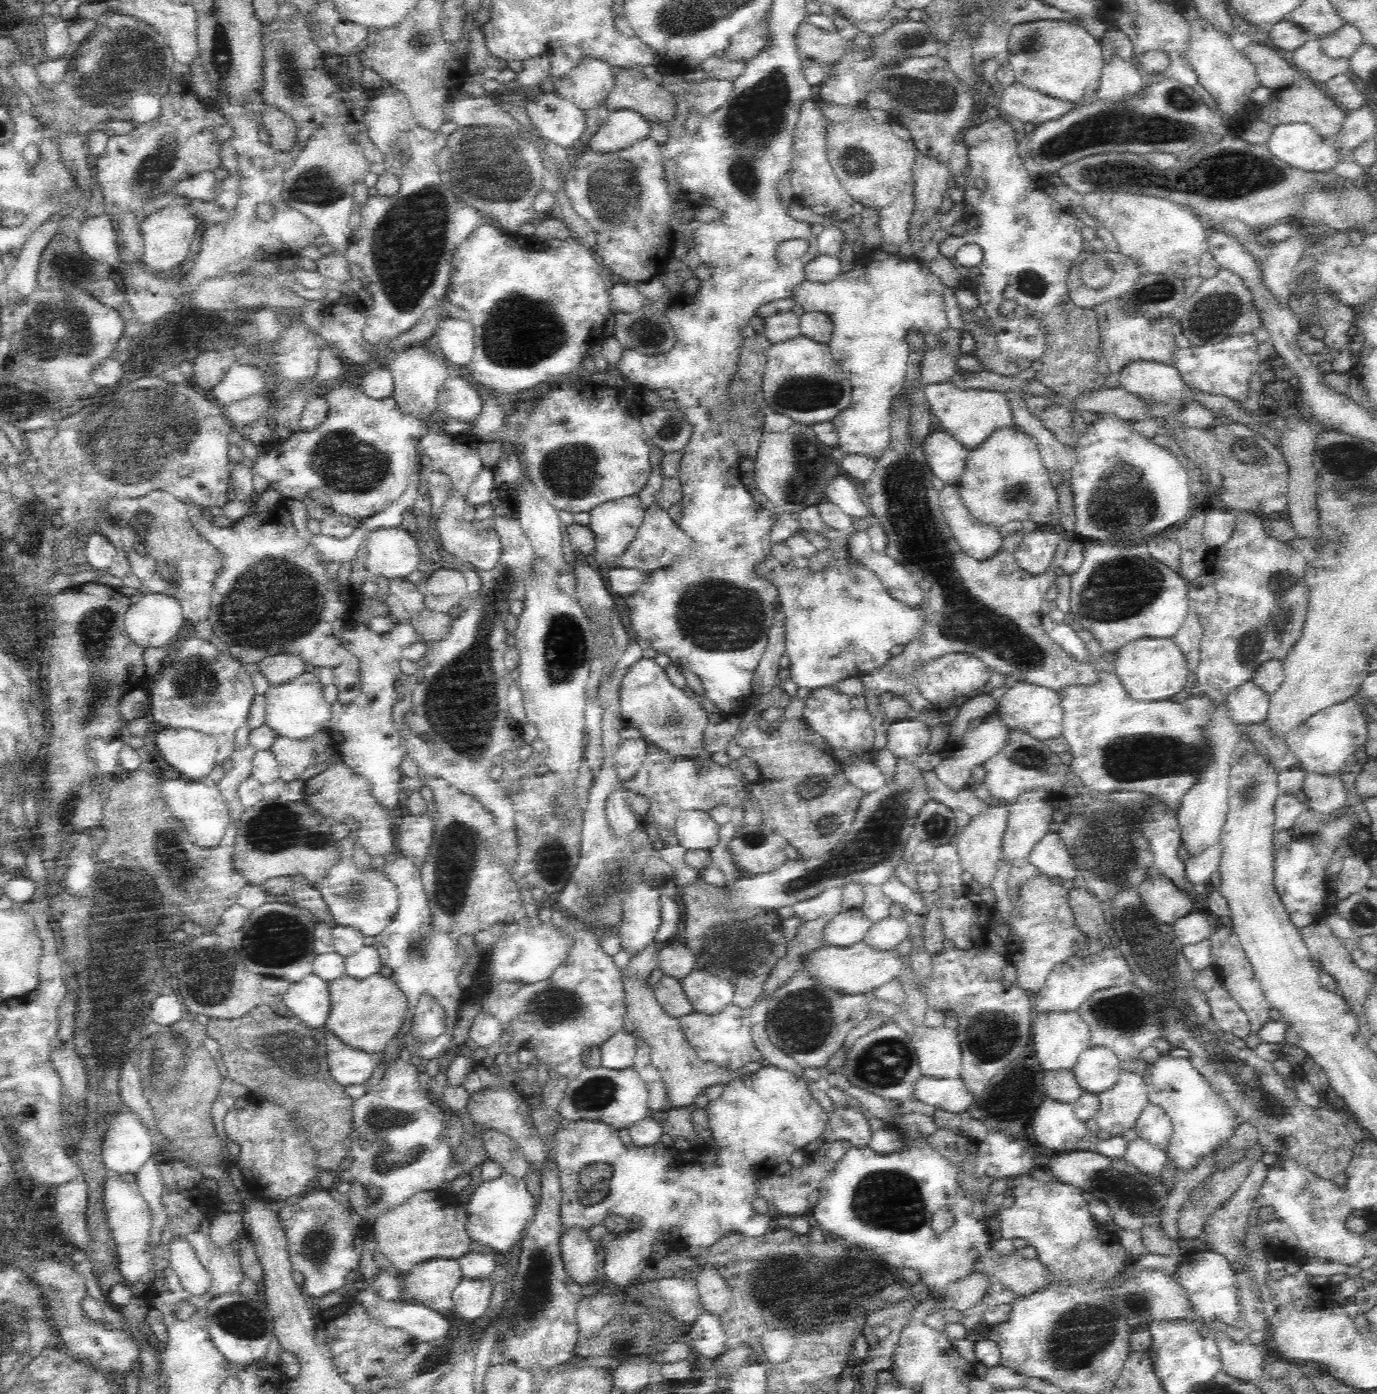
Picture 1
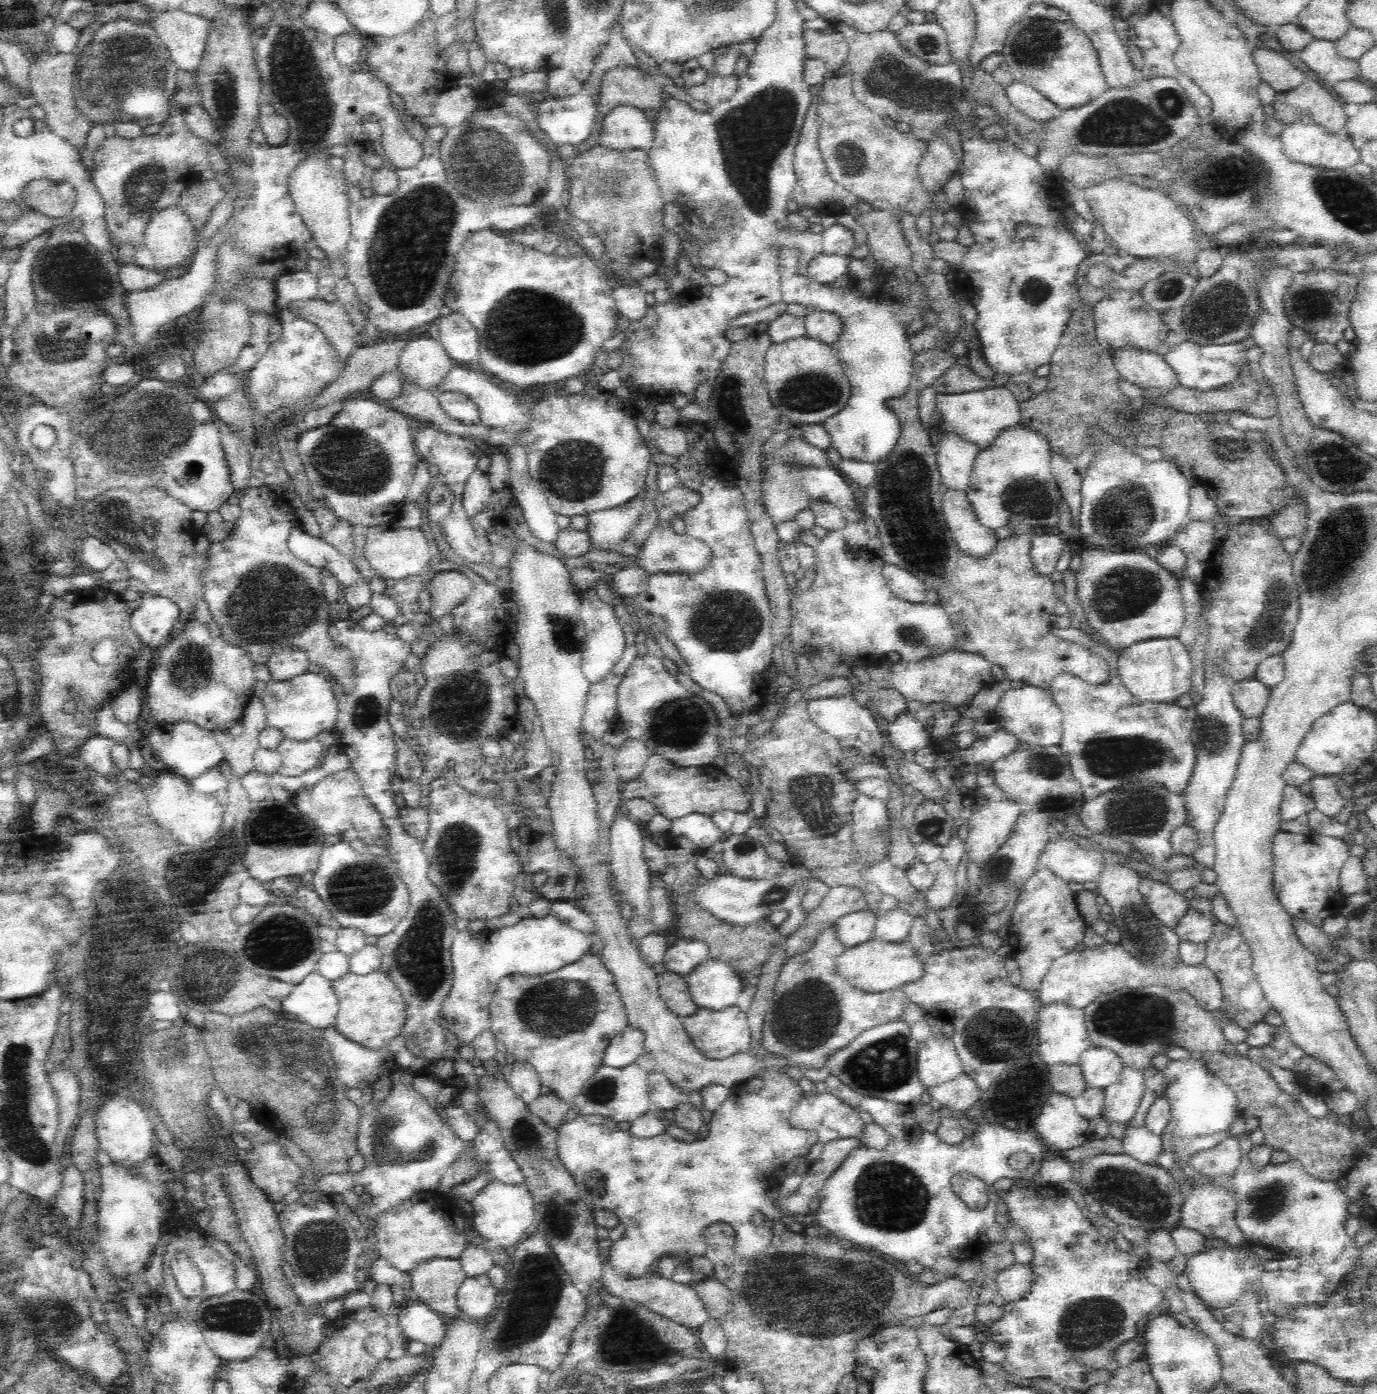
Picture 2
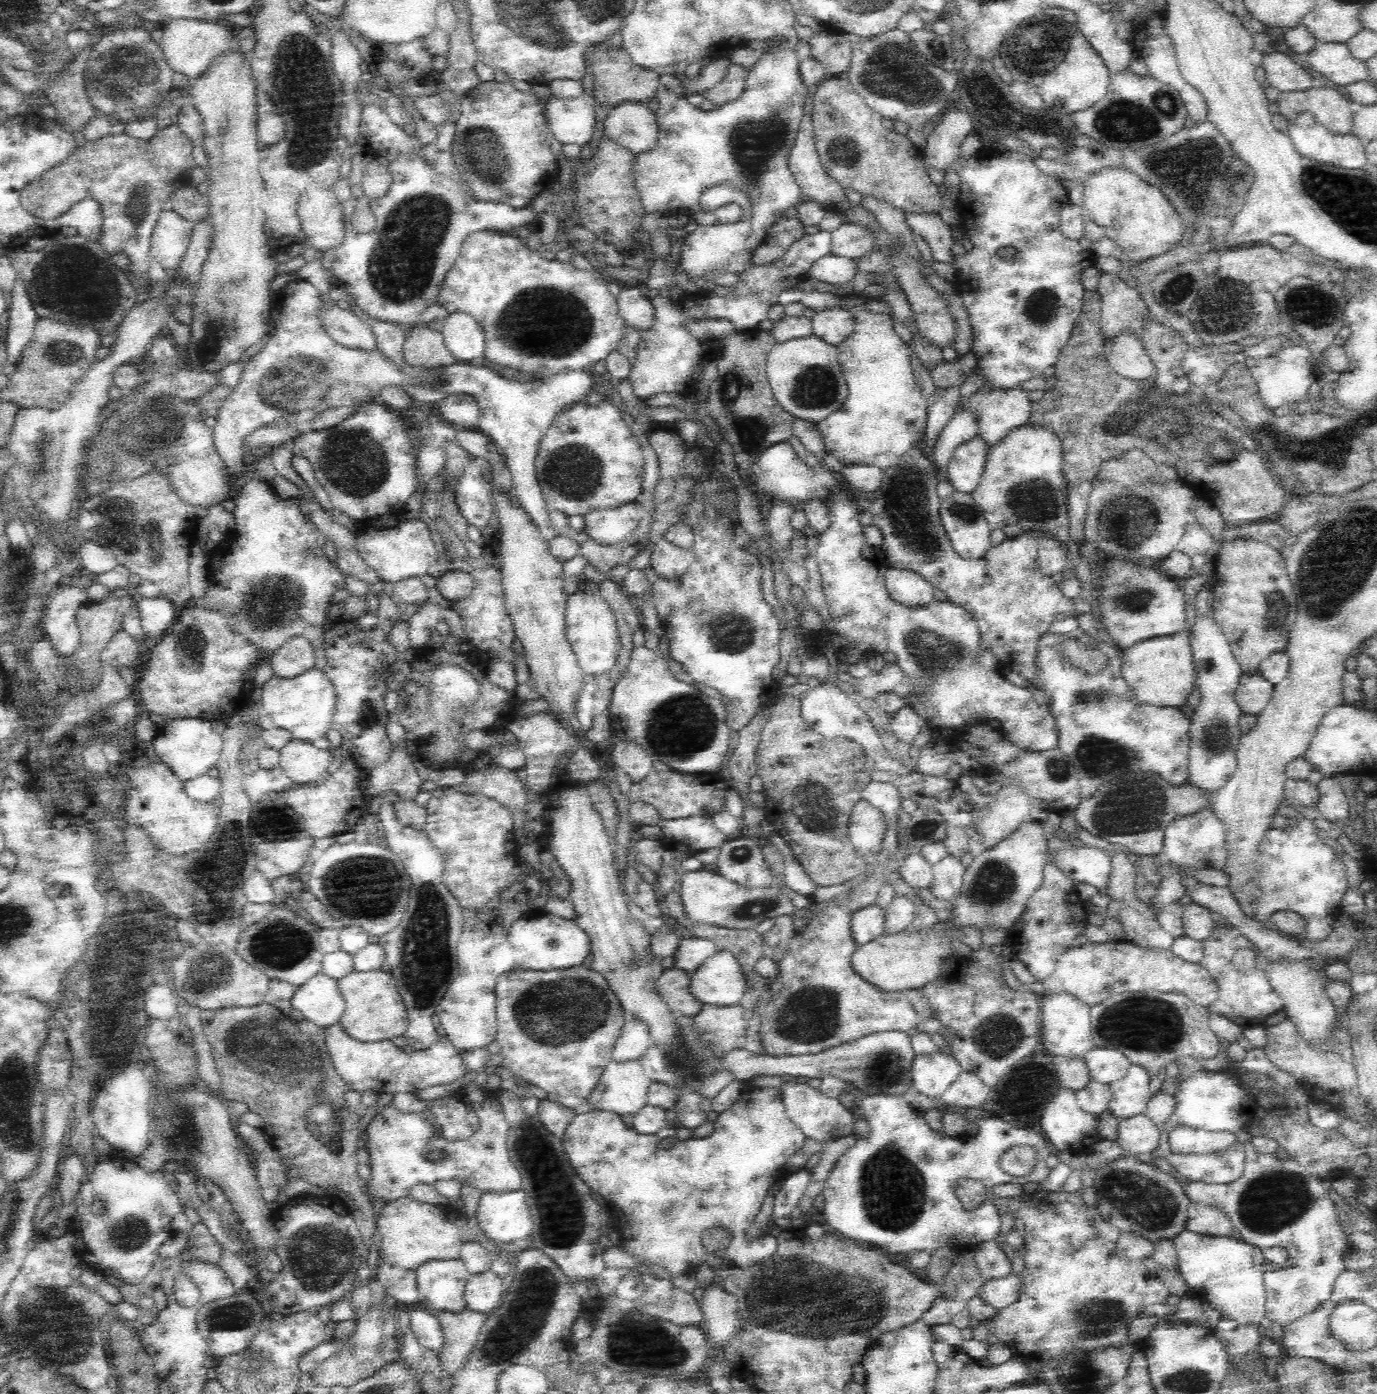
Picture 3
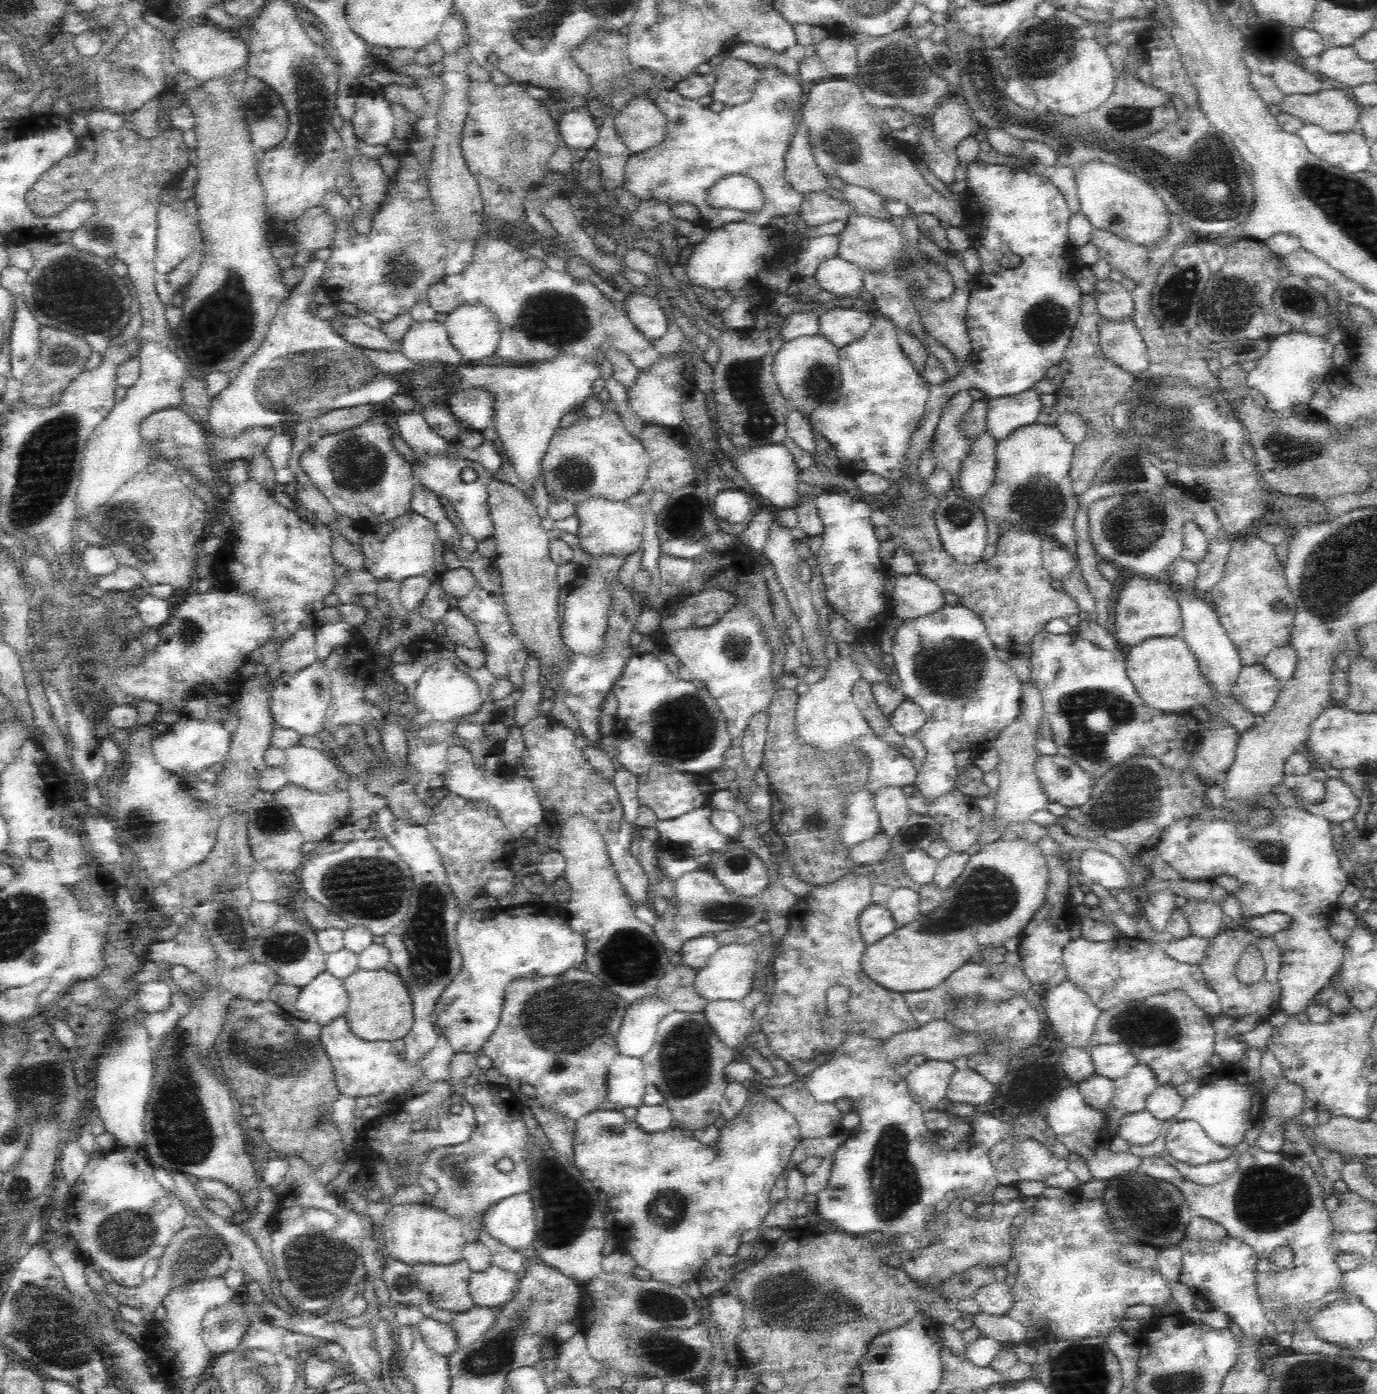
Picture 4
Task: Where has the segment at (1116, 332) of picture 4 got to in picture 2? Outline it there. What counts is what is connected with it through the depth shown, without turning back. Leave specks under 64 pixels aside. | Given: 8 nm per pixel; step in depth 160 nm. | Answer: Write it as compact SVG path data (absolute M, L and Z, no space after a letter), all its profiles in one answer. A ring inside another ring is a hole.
M1124 347L1114 354L1113 361L1121 379L1136 384L1143 391L1169 389L1179 384L1176 371L1167 363L1165 357L1156 351Z

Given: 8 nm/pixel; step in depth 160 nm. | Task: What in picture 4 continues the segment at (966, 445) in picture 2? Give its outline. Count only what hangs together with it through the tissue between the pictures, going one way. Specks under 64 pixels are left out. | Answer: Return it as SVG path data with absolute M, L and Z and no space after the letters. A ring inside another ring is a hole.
M987 430L979 434L958 472L959 491L977 502L982 494L990 490L995 480L996 442Z

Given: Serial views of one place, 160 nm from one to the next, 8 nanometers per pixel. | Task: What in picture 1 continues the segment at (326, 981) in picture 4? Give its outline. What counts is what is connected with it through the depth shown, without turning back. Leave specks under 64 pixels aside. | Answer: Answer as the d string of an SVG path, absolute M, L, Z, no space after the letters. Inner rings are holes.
M311 973L289 984L283 994L283 1003L288 1007L289 1015L312 1028L322 1028L330 1014L328 990L328 983Z

